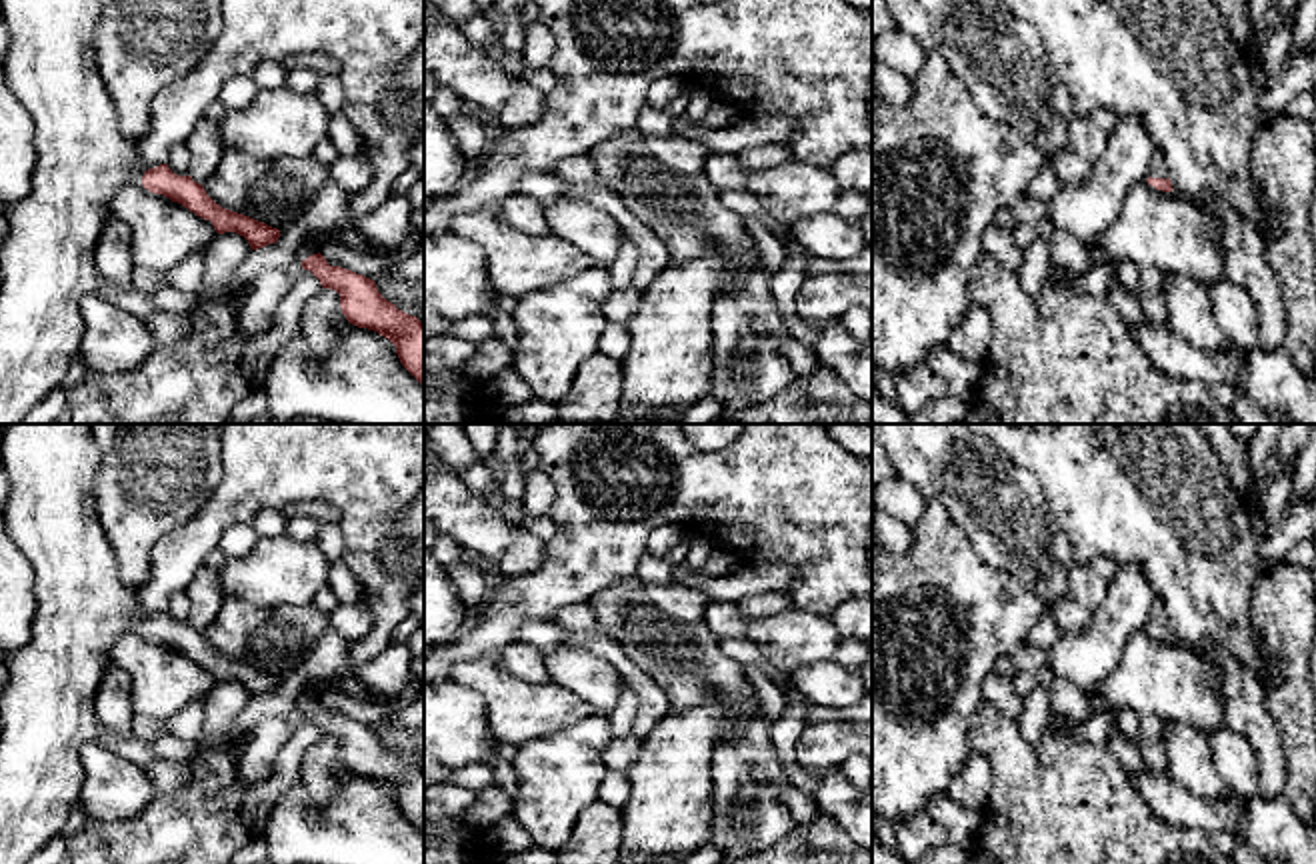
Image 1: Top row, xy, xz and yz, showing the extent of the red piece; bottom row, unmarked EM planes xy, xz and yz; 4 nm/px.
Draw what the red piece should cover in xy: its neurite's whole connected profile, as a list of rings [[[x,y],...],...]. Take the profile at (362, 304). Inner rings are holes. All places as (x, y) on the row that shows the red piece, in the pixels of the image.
[[[318,252],[302,260],[322,288],[340,294],[340,308],[346,320],[388,338],[396,346],[402,366],[424,386],[424,324],[388,302],[376,282],[352,270],[330,266]]]

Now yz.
[[[1158,150],[1152,162],[1150,178],[1146,180],[1150,186],[1162,192],[1172,192],[1172,182],[1168,178],[1166,156]]]

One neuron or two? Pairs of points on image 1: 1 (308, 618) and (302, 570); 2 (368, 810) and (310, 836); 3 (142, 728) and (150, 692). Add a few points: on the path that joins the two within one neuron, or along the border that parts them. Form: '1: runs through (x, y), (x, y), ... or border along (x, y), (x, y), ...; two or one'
1: border along (310, 602), (260, 608); two
2: runs through (354, 824), (344, 834), (324, 834); one
3: border along (134, 712), (164, 720); two

